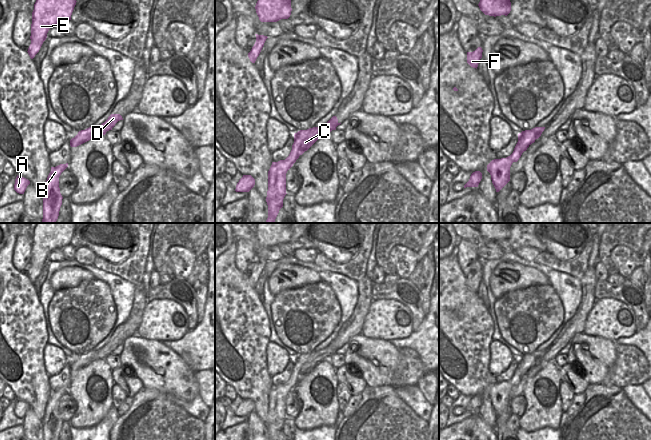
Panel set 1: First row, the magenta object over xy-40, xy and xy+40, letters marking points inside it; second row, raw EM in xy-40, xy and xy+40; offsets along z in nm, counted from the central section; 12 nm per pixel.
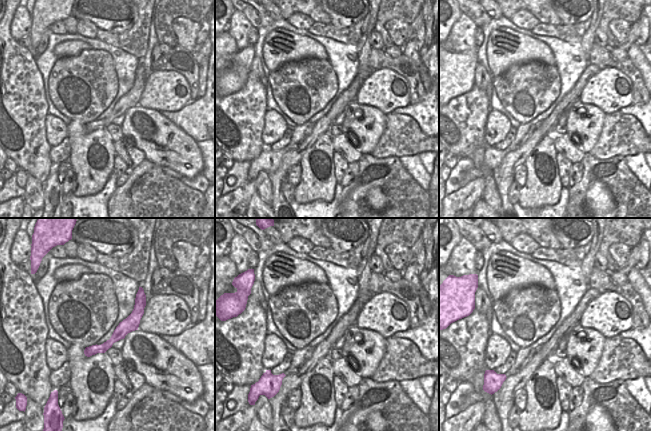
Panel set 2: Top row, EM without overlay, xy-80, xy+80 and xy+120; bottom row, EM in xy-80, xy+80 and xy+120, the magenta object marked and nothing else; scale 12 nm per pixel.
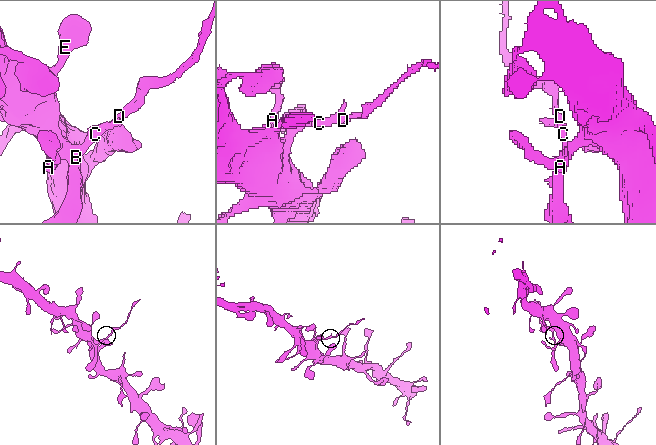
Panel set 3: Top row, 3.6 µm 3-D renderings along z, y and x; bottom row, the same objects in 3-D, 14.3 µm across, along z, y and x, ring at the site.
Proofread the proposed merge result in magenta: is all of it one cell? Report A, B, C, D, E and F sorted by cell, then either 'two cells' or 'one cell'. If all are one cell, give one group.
A B E F / C D | two cells

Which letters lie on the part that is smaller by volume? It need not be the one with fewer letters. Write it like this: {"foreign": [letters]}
{"foreign": ["C", "D"]}

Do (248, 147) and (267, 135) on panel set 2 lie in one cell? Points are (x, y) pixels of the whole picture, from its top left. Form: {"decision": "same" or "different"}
{"decision": "different"}

